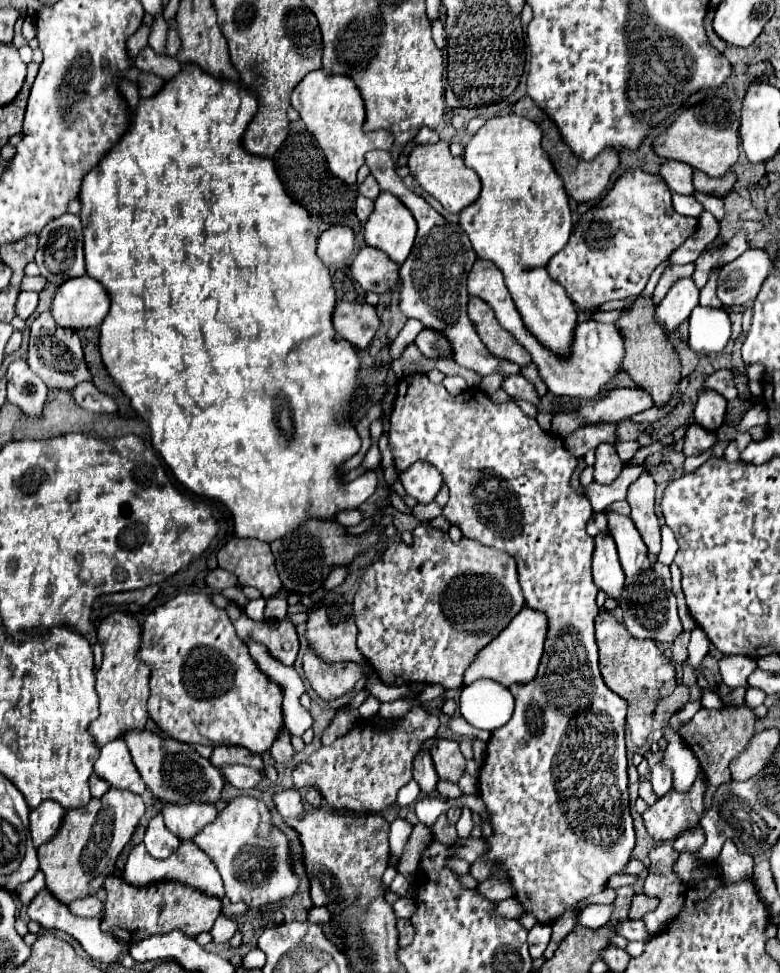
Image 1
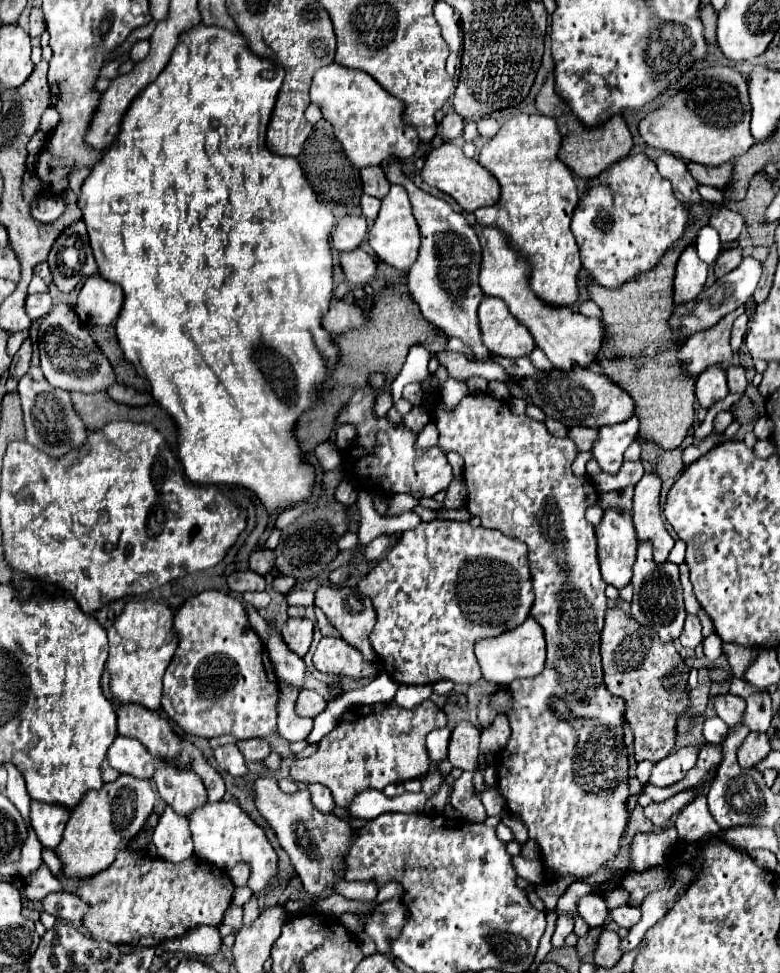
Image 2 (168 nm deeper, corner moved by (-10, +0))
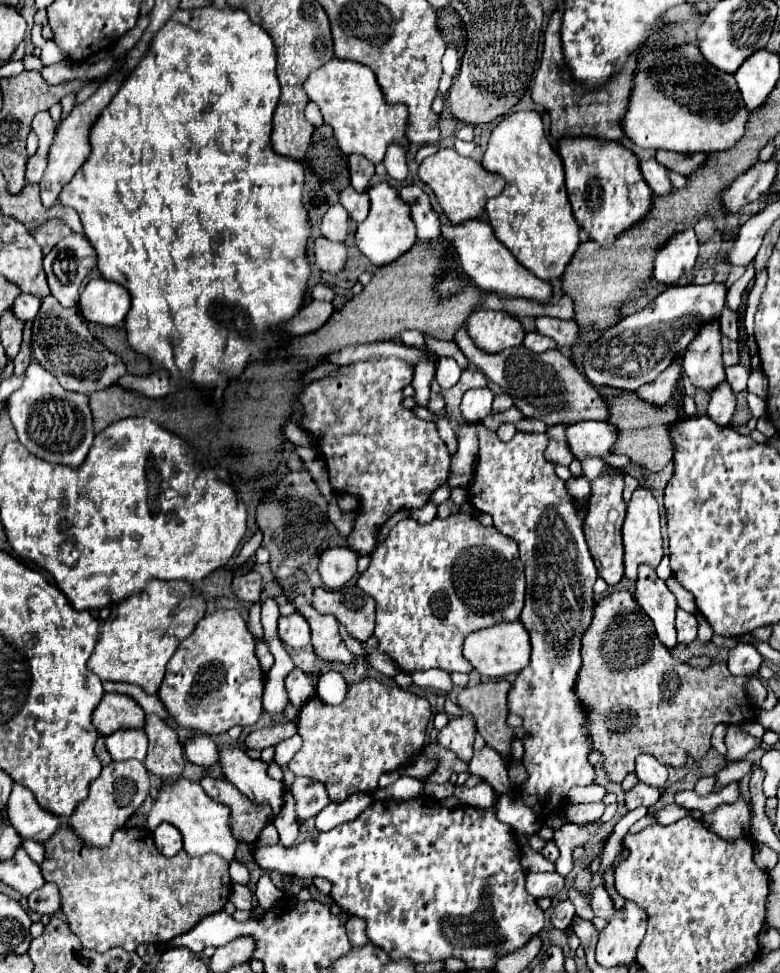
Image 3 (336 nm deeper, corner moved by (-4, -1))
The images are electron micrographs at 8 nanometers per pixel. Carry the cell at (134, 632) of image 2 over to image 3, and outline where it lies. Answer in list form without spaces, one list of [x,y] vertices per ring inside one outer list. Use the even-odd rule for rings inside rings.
[[[151,580],[149,592],[125,598],[111,610],[111,618],[105,622],[95,652],[87,666],[101,680],[129,682],[143,688],[147,694],[155,694],[161,686],[165,664],[177,650],[179,642],[193,632],[193,622],[205,614],[203,598],[193,592],[189,582],[181,580]]]

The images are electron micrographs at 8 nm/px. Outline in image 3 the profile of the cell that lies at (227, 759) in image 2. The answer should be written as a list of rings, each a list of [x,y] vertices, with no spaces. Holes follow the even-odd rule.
[[[199,734],[199,736],[195,736],[193,740],[189,740],[189,742],[185,744],[185,756],[187,756],[189,762],[193,762],[193,764],[197,764],[197,766],[209,768],[209,766],[217,764],[219,748],[217,748],[217,744],[211,740],[211,736]]]

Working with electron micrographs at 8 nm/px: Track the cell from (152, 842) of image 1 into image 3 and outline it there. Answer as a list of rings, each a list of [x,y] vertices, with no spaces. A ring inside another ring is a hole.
[[[159,824],[155,830],[153,830],[153,840],[155,840],[155,846],[161,854],[165,854],[167,858],[175,856],[181,848],[183,848],[183,838],[181,838],[181,832],[173,826],[173,824]]]

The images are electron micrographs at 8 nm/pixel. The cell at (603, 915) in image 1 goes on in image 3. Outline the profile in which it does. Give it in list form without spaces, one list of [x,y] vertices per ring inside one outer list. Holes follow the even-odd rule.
[[[537,872],[537,874],[527,874],[527,890],[535,898],[551,898],[565,888],[565,878],[557,872]]]

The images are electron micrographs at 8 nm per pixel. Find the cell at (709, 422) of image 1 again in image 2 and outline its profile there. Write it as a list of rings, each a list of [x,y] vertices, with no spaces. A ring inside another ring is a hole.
[[[719,365],[707,367],[695,381],[695,397],[701,407],[709,409],[715,401],[723,399],[729,393],[725,369]]]

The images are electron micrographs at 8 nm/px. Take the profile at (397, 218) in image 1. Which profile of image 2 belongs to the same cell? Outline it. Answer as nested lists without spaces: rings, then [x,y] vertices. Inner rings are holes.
[[[391,185],[387,197],[381,201],[379,215],[369,231],[369,245],[381,263],[387,263],[399,271],[409,271],[415,263],[415,253],[419,251],[419,225],[413,217],[407,191],[401,185]]]

